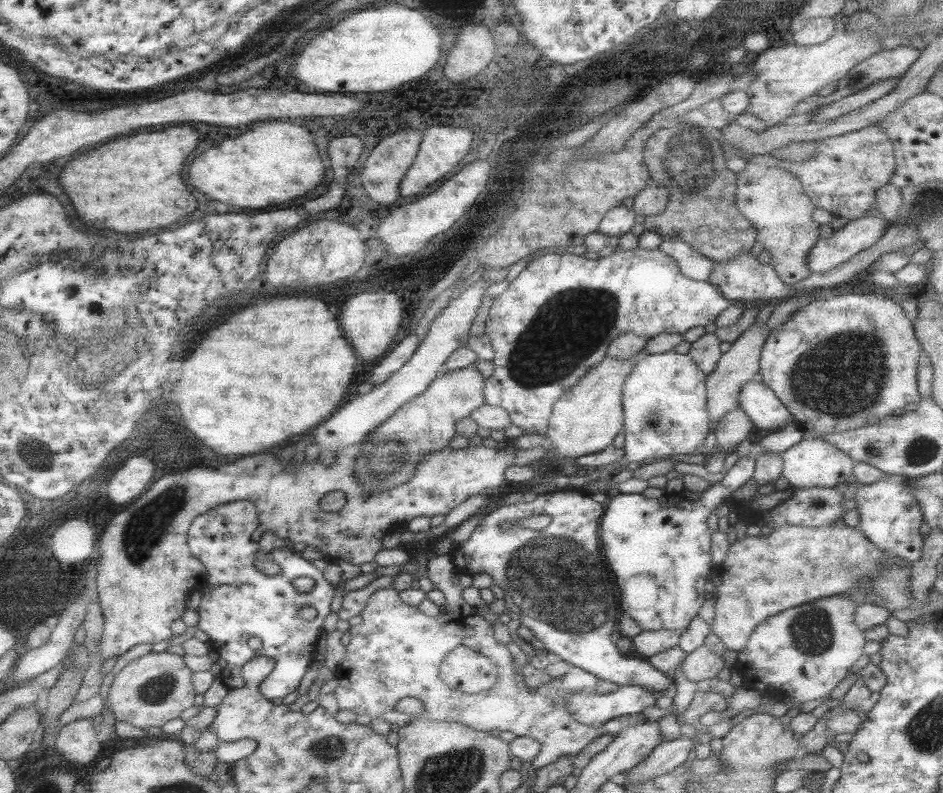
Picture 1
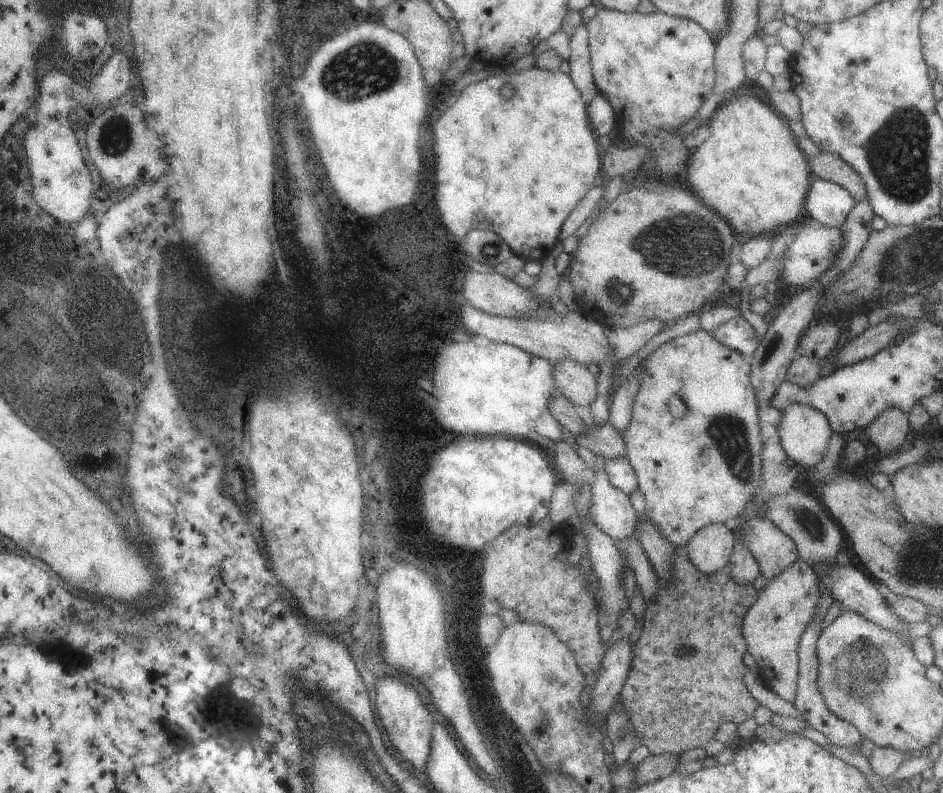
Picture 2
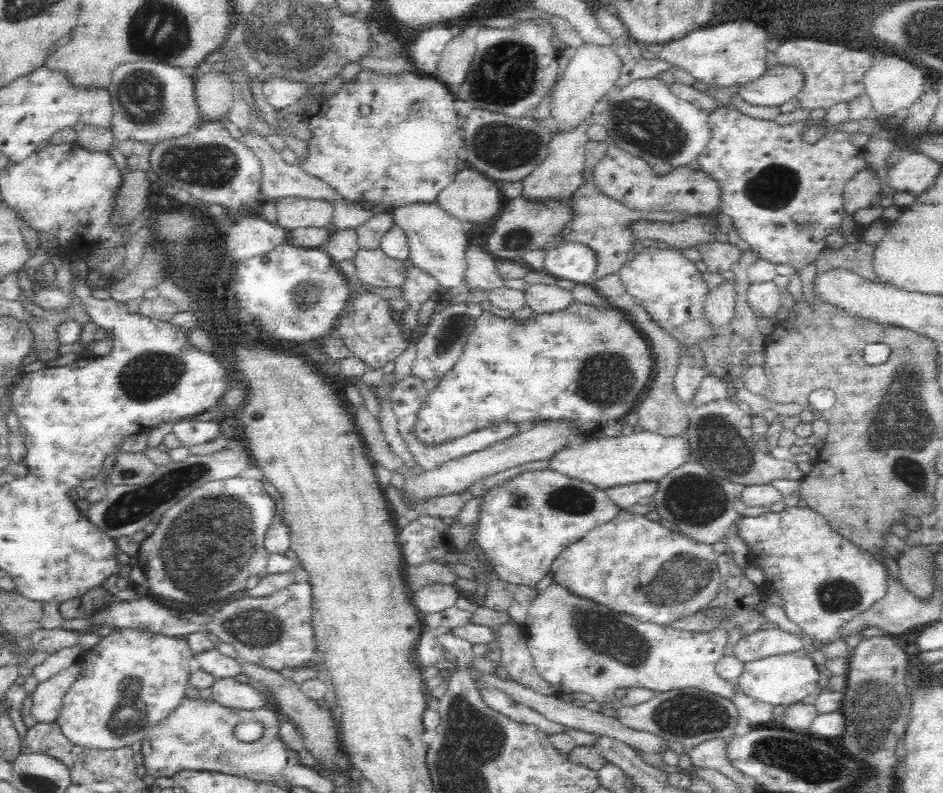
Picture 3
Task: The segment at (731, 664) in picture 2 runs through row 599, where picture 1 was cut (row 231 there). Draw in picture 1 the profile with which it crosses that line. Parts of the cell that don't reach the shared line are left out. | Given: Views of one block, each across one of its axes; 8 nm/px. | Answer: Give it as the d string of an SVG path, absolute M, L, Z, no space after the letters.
M687 122L669 124L655 130L645 140L642 155L649 181L668 191L668 201L662 213L643 218L645 231L657 233L663 240L676 238L713 263L723 262L751 249L756 242L756 231L751 222L737 211L734 202L736 176L724 167L723 150L713 132Z

